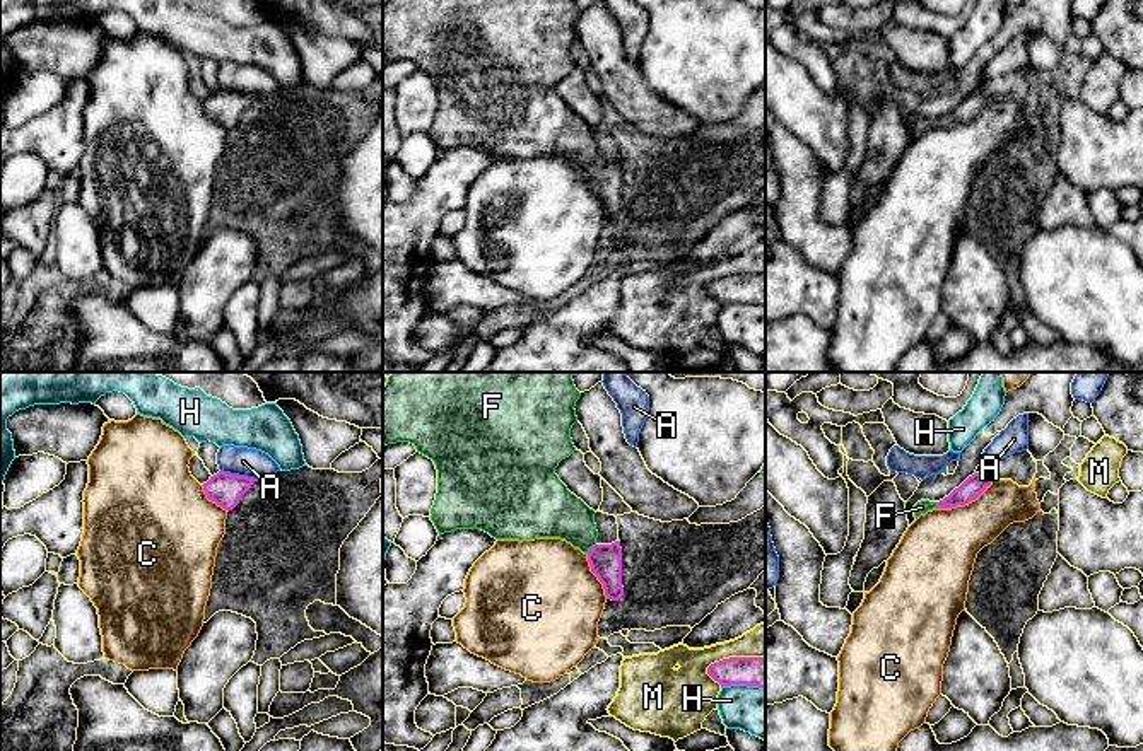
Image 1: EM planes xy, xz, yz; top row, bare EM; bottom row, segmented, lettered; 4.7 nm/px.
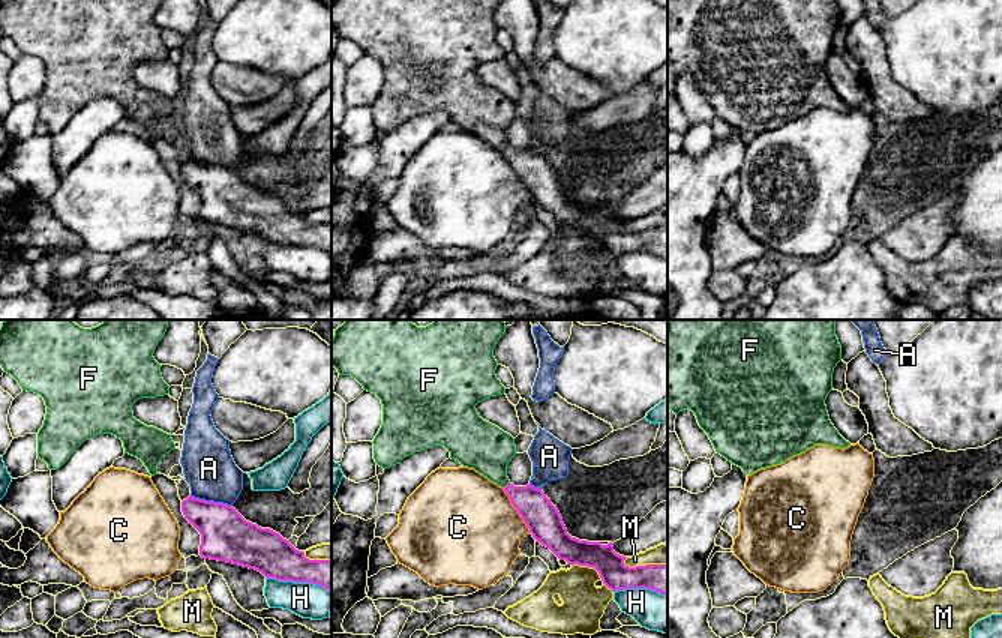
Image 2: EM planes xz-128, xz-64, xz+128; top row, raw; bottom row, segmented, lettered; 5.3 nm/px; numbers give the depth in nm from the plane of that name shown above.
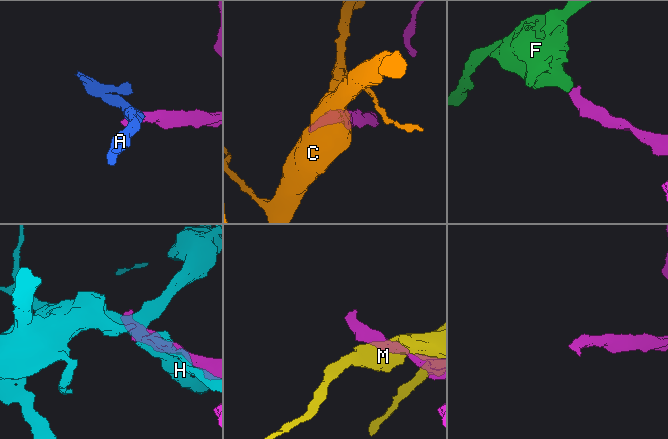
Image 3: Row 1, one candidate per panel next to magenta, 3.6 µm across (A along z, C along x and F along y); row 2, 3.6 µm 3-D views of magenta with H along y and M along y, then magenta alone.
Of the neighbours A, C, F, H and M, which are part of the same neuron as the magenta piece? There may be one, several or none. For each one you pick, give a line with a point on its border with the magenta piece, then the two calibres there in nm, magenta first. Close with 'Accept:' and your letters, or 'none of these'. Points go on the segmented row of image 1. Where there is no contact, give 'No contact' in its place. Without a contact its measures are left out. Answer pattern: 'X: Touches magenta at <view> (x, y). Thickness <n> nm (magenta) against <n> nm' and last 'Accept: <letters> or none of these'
F: Touches magenta at xz (592, 548). Thickness 160 nm (magenta) against 240 nm
Accept: F

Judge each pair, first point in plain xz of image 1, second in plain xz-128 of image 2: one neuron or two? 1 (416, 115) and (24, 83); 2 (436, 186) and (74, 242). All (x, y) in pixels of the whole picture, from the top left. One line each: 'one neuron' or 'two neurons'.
1: one neuron
2: two neurons

